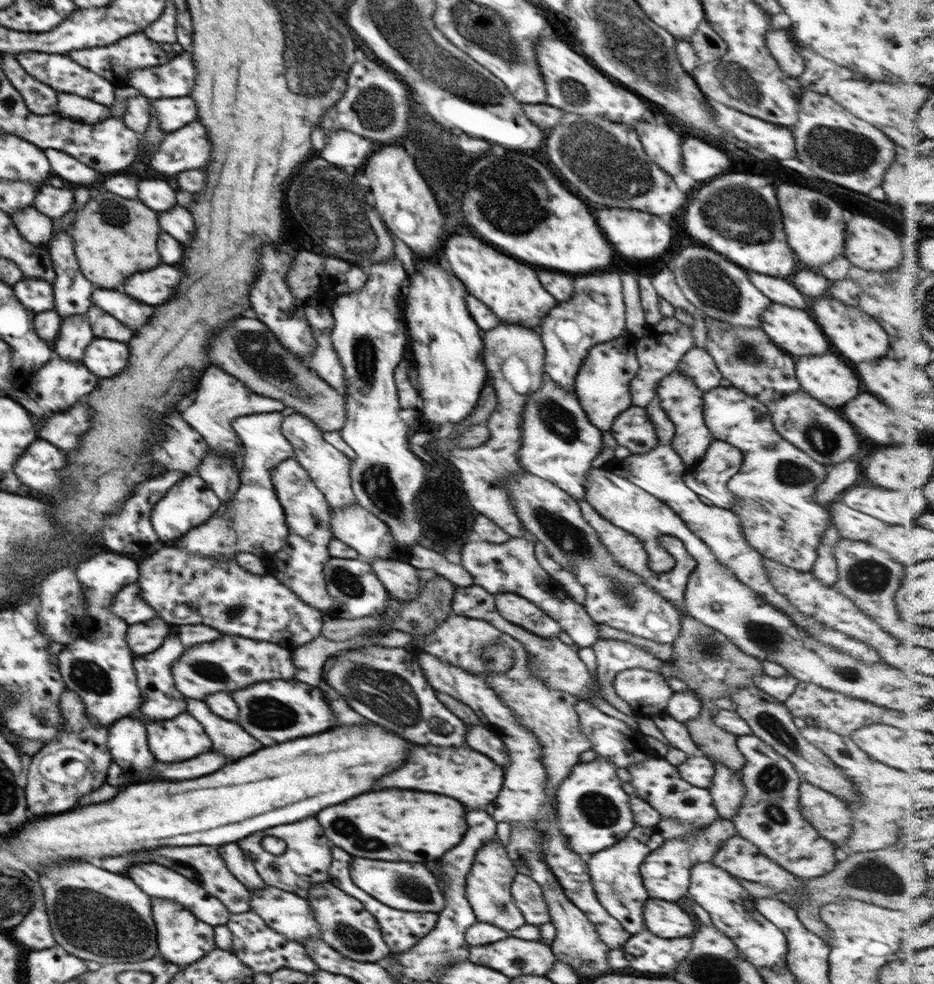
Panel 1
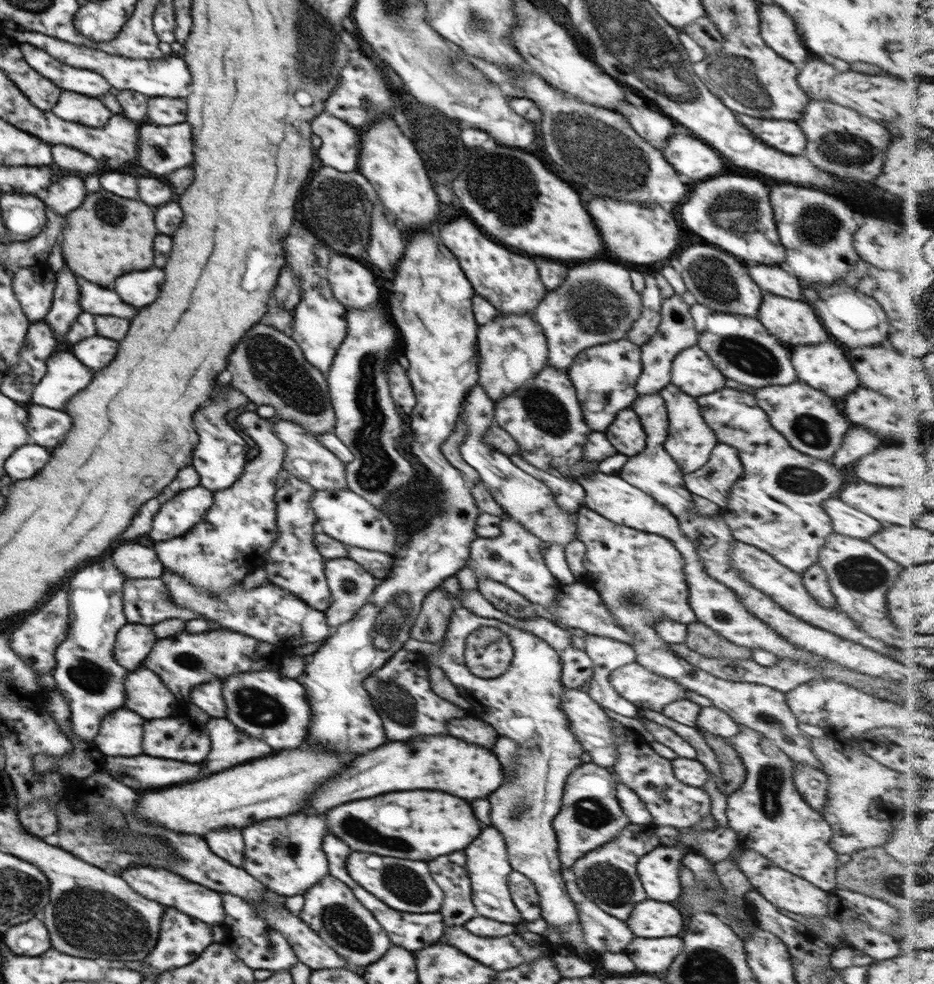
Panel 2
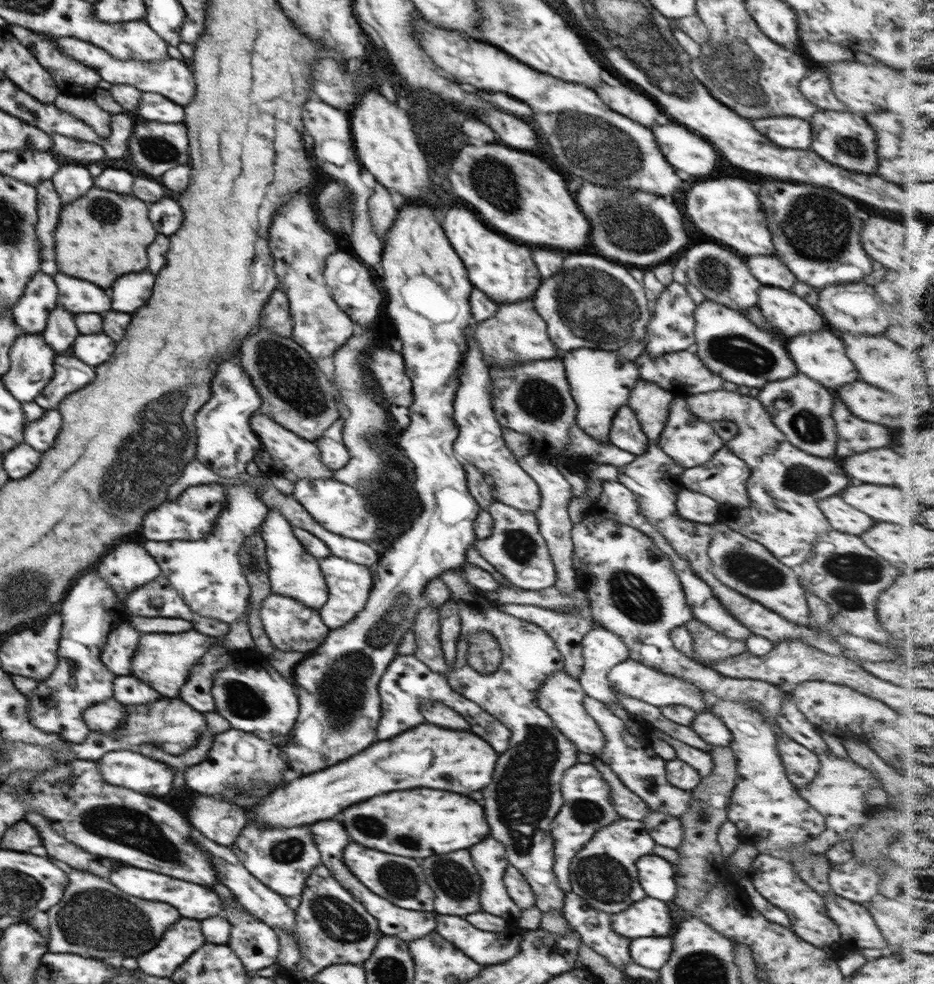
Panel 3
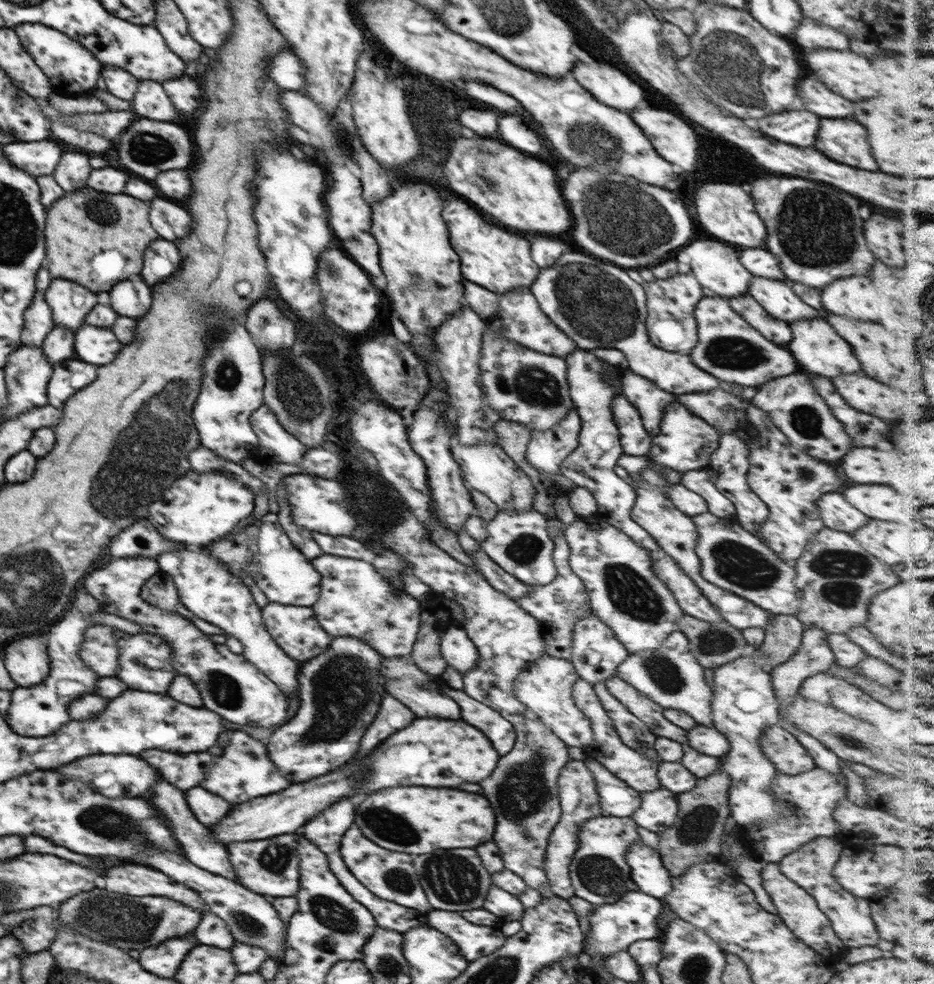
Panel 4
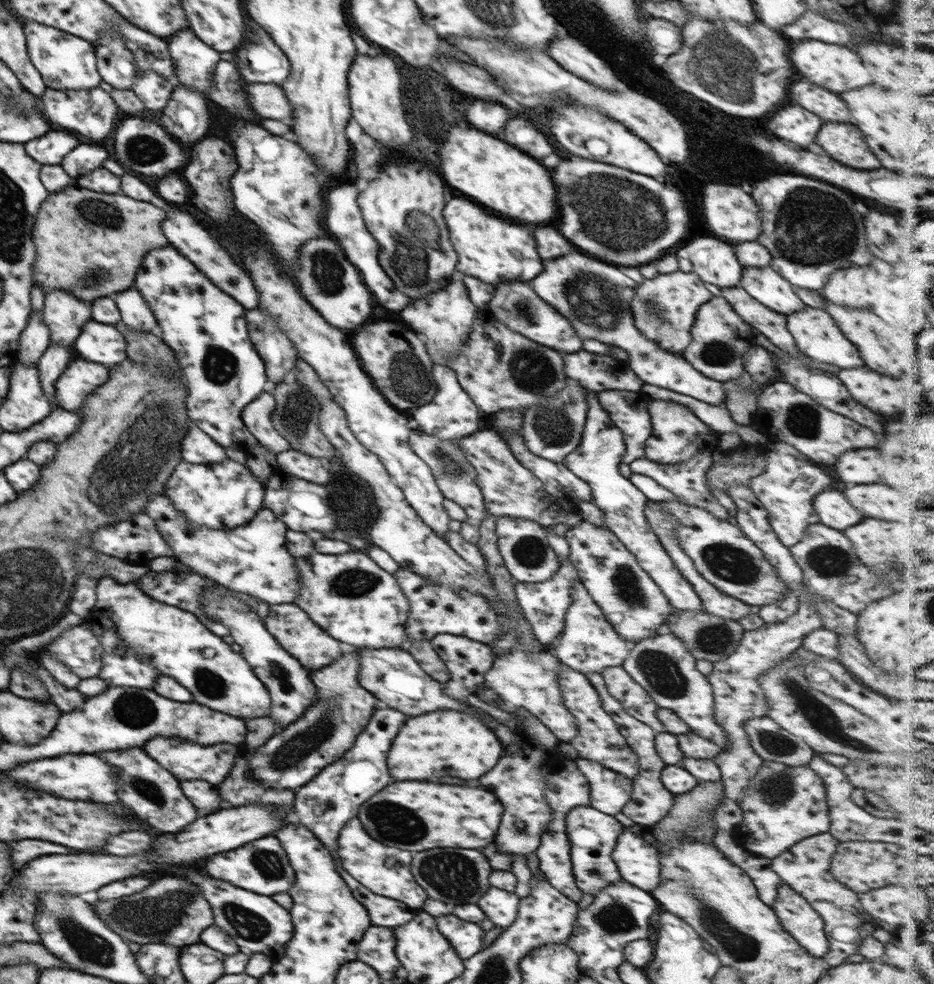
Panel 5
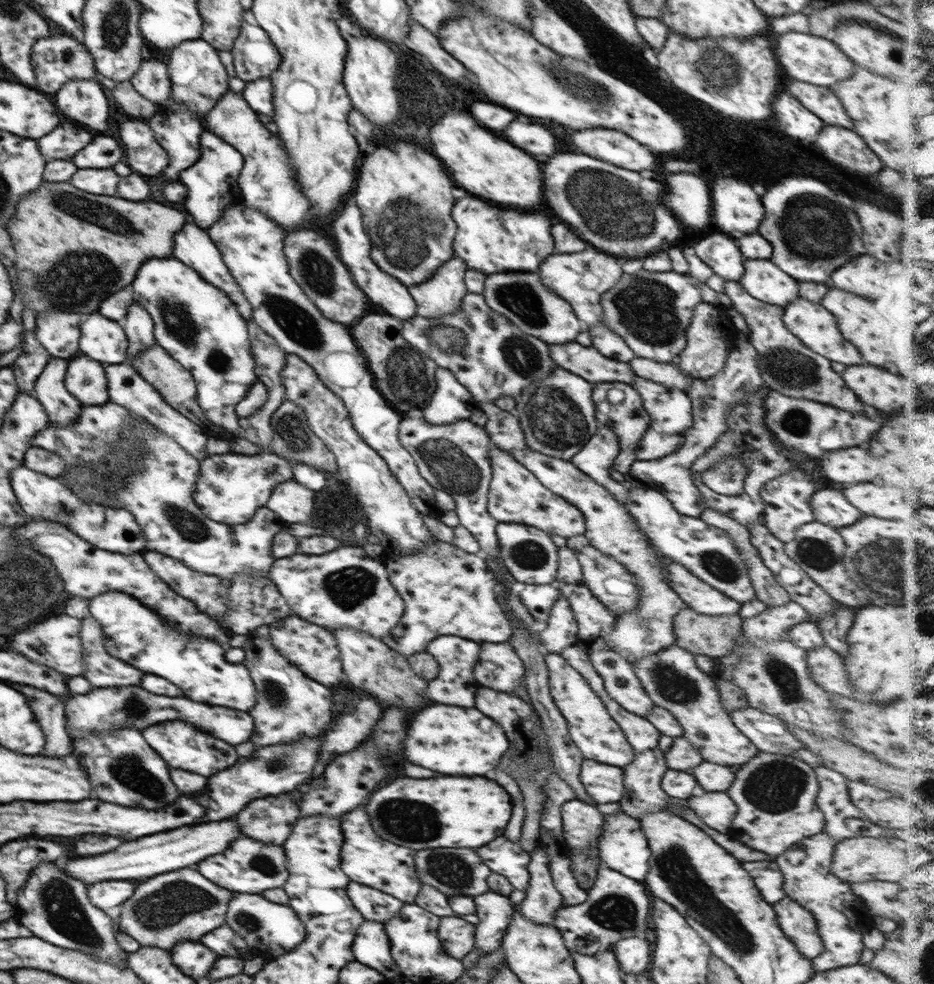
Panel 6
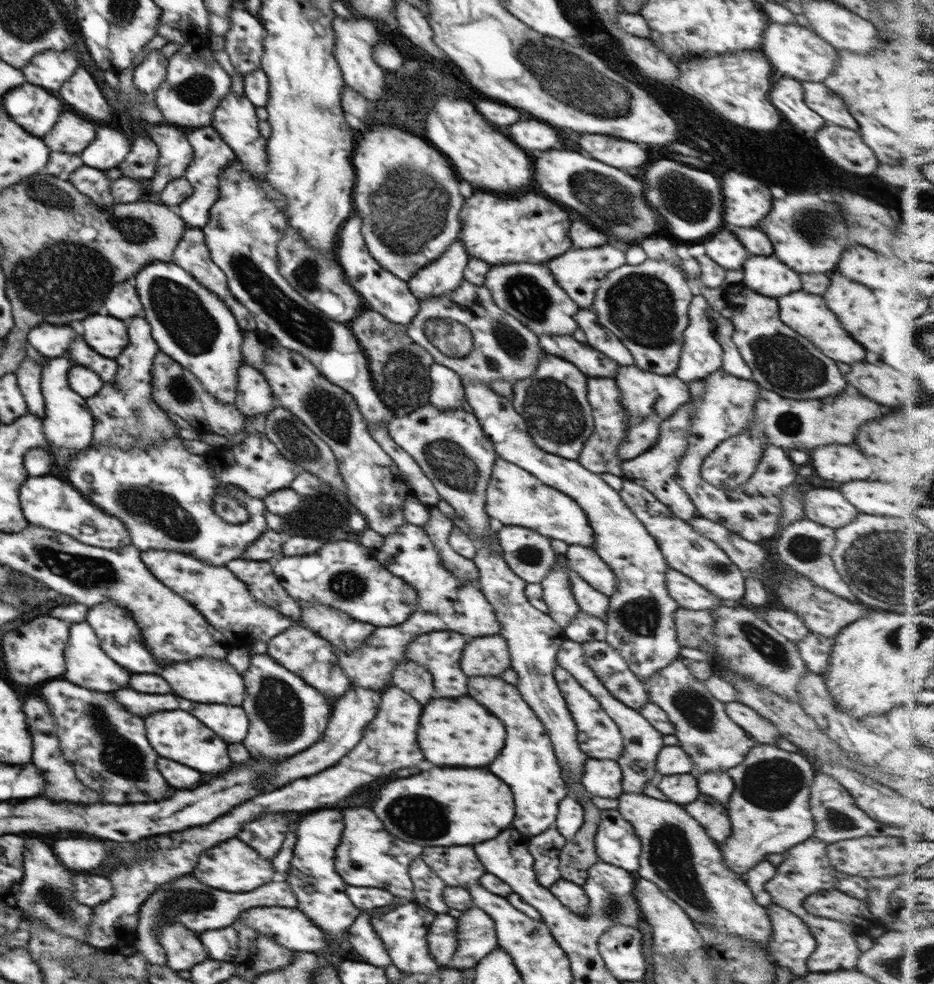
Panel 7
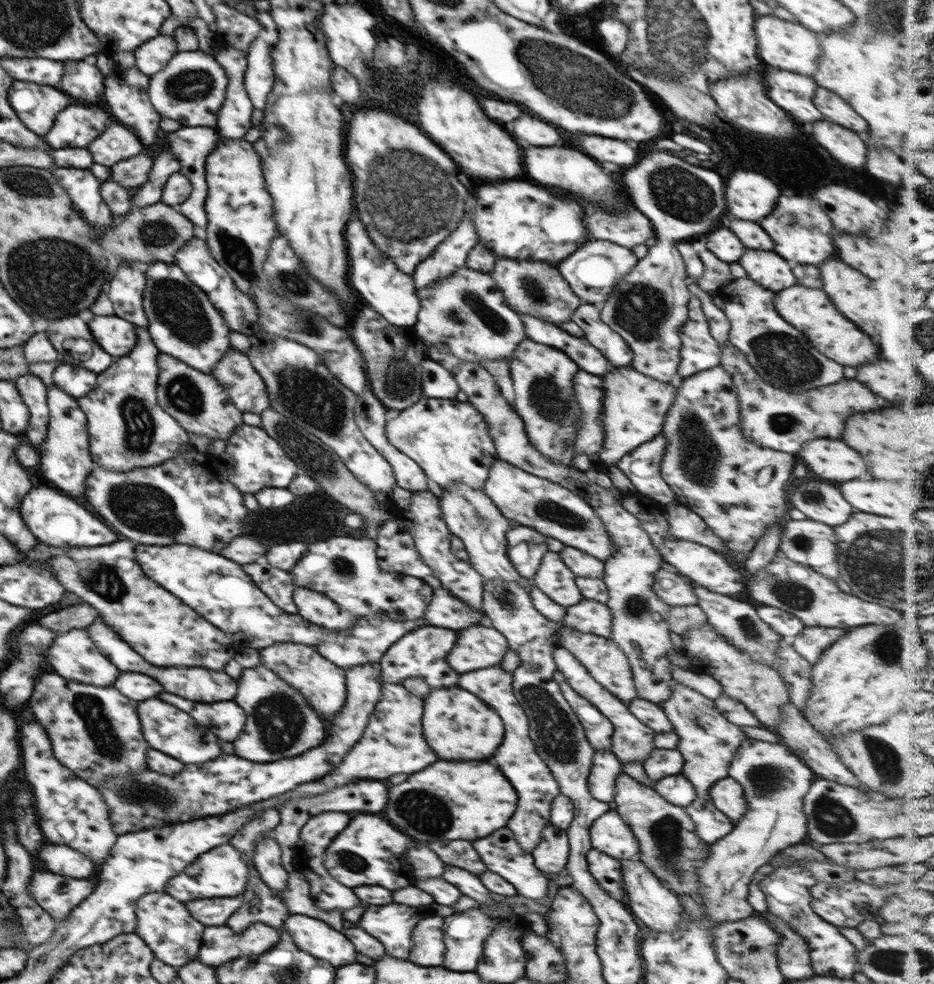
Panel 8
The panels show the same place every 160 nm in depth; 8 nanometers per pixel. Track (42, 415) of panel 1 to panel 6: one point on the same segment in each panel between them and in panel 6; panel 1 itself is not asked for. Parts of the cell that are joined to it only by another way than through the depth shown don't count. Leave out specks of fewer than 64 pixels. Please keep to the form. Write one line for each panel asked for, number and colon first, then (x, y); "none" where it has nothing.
2: (66, 376)
3: (71, 374)
4: (71, 375)
5: (81, 378)
6: (85, 378)

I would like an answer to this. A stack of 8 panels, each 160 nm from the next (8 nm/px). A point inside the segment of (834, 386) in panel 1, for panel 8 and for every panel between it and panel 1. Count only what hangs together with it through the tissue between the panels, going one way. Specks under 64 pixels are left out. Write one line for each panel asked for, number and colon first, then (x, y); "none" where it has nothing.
2: (825, 366)
3: (821, 356)
4: (816, 346)
5: (817, 336)
6: (815, 326)
7: (808, 315)
8: (808, 309)

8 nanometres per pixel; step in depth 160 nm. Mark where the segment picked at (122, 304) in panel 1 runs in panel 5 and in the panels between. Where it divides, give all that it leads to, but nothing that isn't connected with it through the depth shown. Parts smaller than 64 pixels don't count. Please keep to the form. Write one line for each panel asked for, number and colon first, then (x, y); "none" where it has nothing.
2: (94, 299)
3: (76, 296)
4: (69, 302)
5: (64, 315)

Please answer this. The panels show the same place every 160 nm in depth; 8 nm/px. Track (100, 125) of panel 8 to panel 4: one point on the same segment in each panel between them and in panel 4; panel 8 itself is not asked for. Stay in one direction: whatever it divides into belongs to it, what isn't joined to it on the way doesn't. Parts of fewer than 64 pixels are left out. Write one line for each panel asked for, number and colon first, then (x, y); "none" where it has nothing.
4: (38, 158)
5: (49, 149)
6: (63, 142)
7: (72, 134)

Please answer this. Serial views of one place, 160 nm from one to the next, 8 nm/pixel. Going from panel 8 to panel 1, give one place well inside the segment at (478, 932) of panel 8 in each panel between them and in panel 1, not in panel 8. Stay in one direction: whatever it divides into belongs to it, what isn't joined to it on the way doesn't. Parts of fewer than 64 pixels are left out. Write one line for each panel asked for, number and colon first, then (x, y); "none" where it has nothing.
1: (488, 885)
2: (488, 864)
3: (489, 858)
4: (506, 906)
5: (501, 907)
6: (494, 911)
7: (478, 937)

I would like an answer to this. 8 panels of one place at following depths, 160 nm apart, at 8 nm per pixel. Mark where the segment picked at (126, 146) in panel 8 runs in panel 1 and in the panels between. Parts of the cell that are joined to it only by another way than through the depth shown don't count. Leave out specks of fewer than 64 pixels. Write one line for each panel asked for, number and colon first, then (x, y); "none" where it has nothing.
1: (53, 202)
2: (63, 196)
3: (71, 181)
4: (73, 169)
5: (84, 158)
6: (103, 152)
7: (109, 148)

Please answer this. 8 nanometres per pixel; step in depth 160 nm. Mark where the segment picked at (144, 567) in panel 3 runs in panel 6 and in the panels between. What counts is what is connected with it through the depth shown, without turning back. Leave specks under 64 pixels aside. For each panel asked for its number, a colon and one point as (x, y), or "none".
4: (230, 686)
5: (179, 646)
6: (133, 632)

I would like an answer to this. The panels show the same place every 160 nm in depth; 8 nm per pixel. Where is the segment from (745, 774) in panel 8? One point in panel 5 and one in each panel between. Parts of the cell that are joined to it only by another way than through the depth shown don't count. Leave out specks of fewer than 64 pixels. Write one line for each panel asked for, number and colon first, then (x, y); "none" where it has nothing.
5: (789, 802)
6: (778, 793)
7: (769, 810)

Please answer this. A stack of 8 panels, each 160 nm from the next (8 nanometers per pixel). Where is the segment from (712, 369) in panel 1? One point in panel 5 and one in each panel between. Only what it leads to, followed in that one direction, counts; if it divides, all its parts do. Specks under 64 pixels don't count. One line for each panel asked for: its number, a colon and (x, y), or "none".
2: (692, 371)
3: (683, 373)
4: (596, 304)
5: (595, 296)

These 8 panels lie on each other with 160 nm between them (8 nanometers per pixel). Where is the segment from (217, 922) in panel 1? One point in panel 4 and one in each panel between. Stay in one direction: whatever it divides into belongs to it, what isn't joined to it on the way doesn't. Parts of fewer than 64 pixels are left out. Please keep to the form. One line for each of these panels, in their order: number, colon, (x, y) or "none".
2: (162, 886)
3: (193, 901)
4: (133, 880)

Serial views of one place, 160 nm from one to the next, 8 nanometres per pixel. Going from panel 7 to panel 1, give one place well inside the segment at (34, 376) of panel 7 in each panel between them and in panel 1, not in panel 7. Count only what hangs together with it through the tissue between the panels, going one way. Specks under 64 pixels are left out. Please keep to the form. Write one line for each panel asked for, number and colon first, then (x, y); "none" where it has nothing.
1: (36, 294)
2: (33, 286)
3: (32, 309)
4: (38, 318)
5: (34, 342)
6: (30, 363)

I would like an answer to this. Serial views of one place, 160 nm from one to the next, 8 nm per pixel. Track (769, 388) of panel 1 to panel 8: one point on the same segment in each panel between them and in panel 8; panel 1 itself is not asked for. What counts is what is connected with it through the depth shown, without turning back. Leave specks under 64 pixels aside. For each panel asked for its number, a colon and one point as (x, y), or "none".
2: (741, 348)
3: (727, 343)
4: (729, 348)
5: (718, 345)
6: (706, 351)
7: (701, 355)
8: (699, 352)

